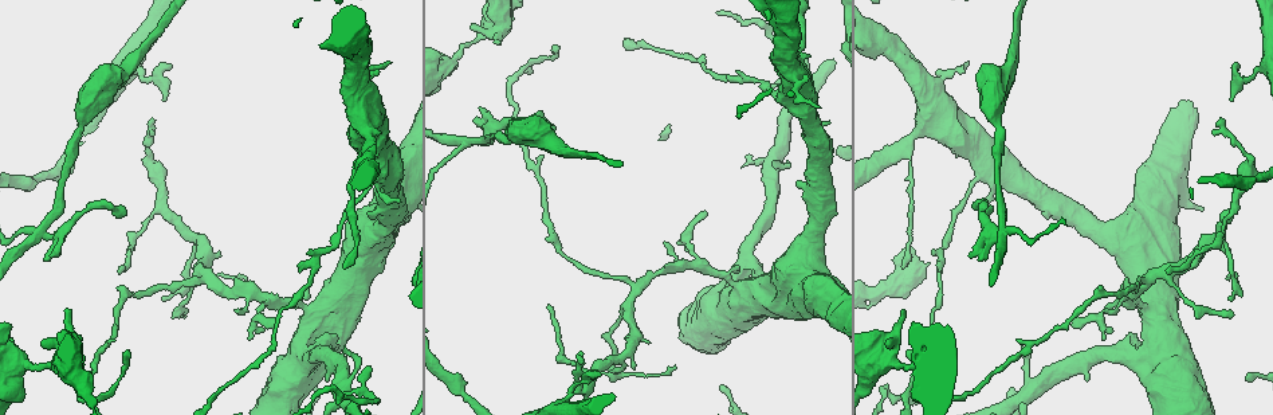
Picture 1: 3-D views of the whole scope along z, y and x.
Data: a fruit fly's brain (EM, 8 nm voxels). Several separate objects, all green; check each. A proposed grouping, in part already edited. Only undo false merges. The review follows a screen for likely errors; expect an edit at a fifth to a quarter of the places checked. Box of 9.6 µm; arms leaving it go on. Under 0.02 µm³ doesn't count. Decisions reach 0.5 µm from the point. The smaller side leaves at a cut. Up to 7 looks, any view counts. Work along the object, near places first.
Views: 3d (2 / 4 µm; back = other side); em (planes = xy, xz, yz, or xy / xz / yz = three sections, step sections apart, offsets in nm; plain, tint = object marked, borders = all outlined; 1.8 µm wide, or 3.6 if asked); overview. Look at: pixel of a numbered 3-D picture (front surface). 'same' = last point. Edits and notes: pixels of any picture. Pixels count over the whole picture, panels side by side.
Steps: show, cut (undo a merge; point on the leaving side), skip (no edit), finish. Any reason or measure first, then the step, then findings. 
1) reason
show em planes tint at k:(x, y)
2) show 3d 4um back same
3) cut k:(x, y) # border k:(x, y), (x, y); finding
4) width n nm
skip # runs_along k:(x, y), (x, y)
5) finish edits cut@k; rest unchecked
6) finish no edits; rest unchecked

thin neck
show 3d 2um at 1:(1001, 222)

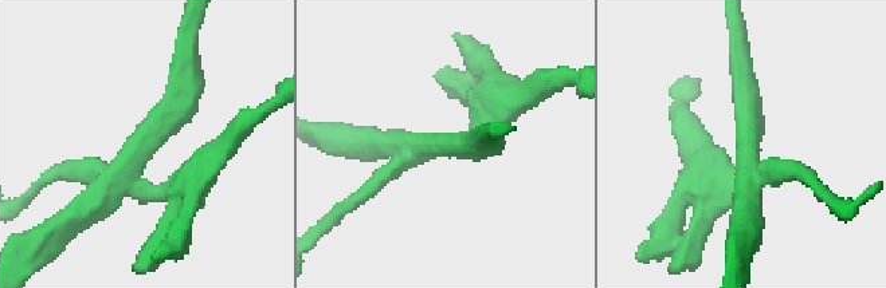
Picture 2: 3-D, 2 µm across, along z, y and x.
shape alone is not enough
show em planes plain at 2:(136, 150)

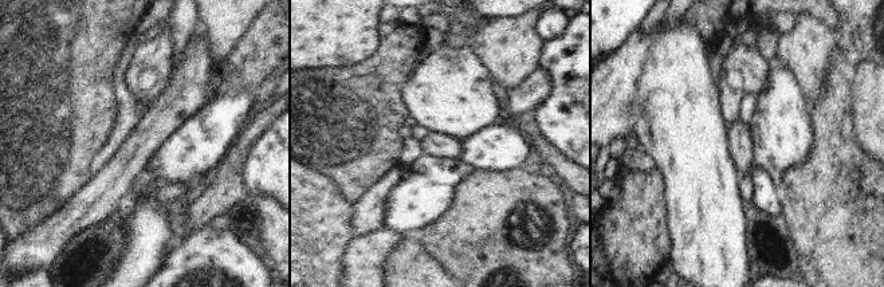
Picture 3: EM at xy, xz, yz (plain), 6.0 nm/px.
show em planes tint same

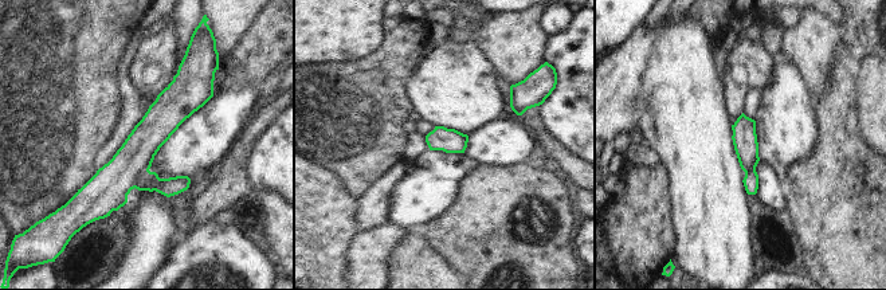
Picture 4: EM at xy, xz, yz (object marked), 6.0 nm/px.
cut 4:(151, 181) # border 4:(148, 169), (137, 179), (134, 187); a second neuron is stuck on

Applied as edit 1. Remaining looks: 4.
show overview

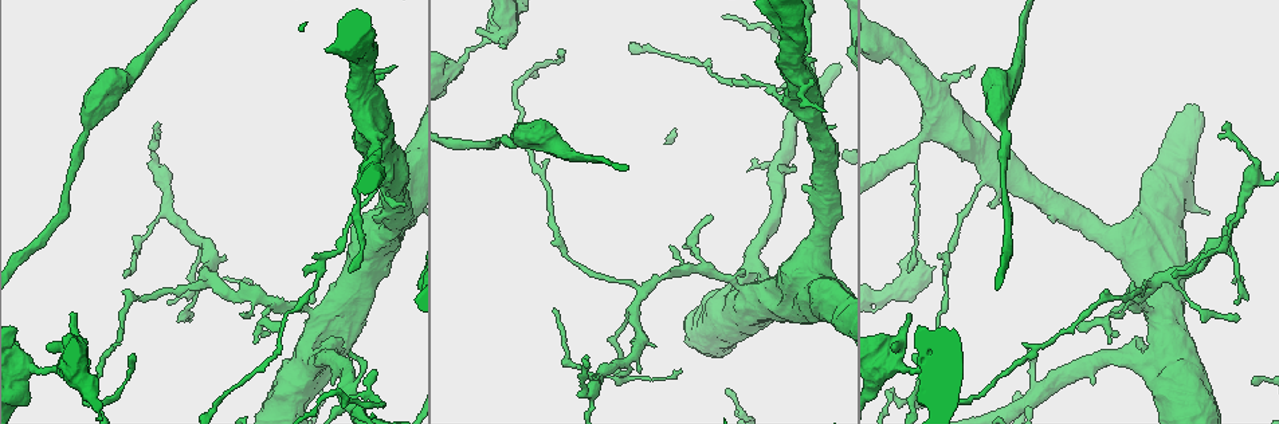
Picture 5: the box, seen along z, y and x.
abrupt turn
show 3d 4um at 5:(457, 62)

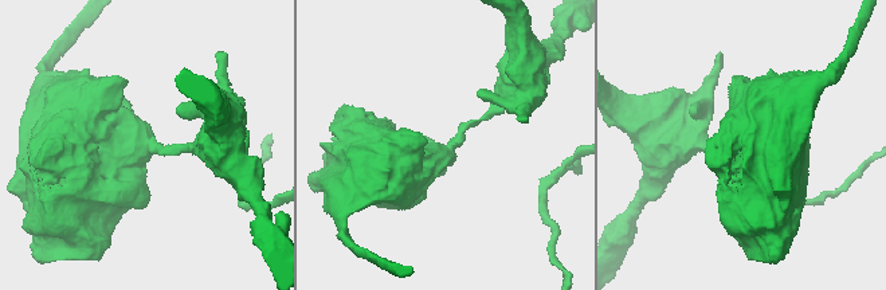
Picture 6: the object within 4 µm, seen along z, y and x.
need the tissue
show em planes tint at 6:(144, 148)

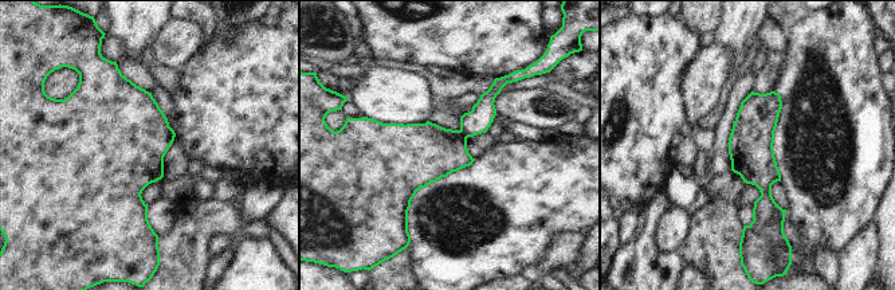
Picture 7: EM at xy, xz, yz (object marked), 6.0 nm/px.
width 280 nm
cut 7:(477, 121) # two neurons meet here

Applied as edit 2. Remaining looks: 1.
finish edits cut@4, cut@7; rest unchecked

